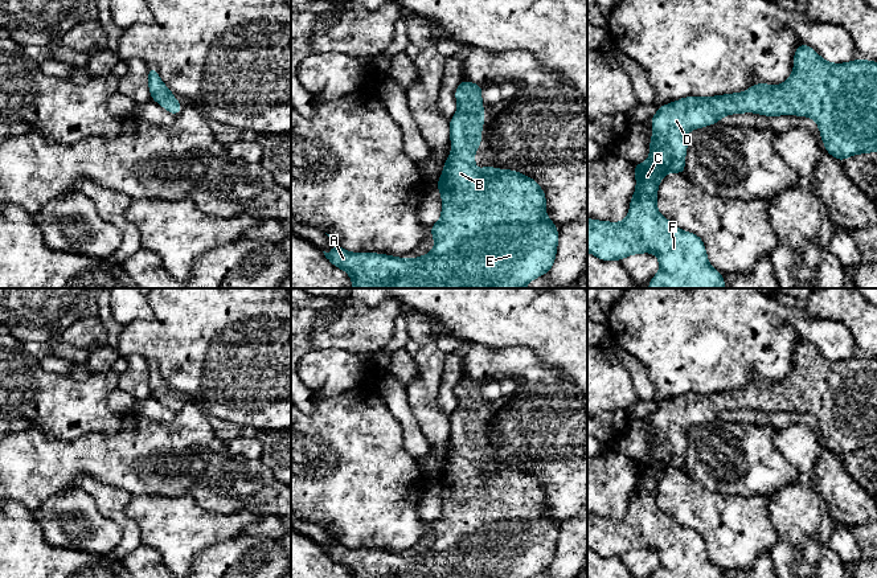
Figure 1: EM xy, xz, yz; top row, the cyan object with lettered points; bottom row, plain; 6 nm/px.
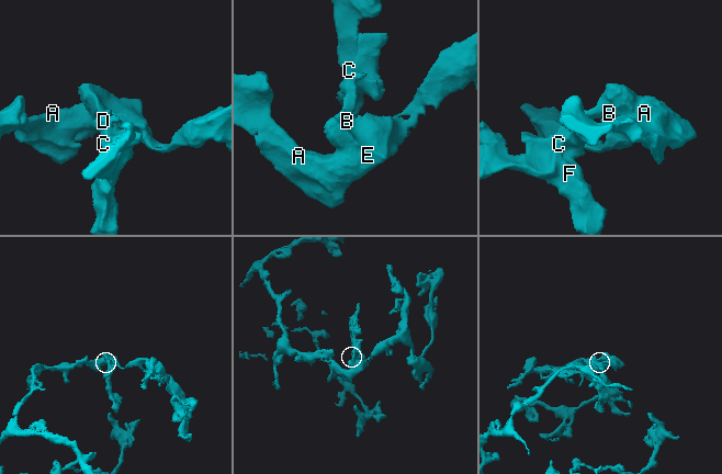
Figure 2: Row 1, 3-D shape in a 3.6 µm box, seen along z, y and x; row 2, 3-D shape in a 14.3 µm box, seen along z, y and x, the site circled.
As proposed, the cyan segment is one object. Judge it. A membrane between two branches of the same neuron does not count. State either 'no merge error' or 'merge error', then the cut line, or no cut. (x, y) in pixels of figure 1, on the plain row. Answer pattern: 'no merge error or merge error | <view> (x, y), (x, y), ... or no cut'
no merge error | no cut

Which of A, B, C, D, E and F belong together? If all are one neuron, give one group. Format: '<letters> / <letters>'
A B C D E F

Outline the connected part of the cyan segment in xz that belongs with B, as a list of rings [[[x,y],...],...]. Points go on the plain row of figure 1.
[[[462,376],[462,378],[458,381],[456,386],[455,386],[455,395],[458,398],[458,407],[456,410],[450,415],[450,438],[452,439],[454,444],[451,446],[450,451],[448,451],[448,455],[447,458],[444,459],[443,462],[443,468],[442,468],[442,472],[439,475],[439,477],[437,479],[437,484],[440,487],[442,489],[442,513],[440,516],[434,520],[431,524],[430,524],[430,528],[431,528],[431,532],[434,533],[435,536],[435,542],[433,545],[433,548],[430,550],[426,550],[426,552],[422,552],[422,553],[417,553],[414,556],[403,556],[403,554],[398,554],[398,553],[392,553],[392,552],[386,552],[386,550],[376,550],[376,549],[348,549],[345,548],[344,545],[341,545],[337,540],[337,537],[327,530],[328,533],[331,533],[333,537],[335,537],[335,542],[333,545],[329,548],[329,549],[324,549],[325,554],[336,563],[347,567],[352,575],[352,578],[530,578],[544,570],[548,570],[549,566],[552,565],[553,559],[554,559],[554,554],[557,552],[557,541],[558,541],[558,525],[554,522],[553,517],[548,513],[548,511],[544,508],[544,504],[546,501],[546,492],[544,489],[544,487],[540,484],[538,479],[517,467],[511,467],[511,466],[497,466],[495,463],[495,460],[487,460],[481,467],[476,467],[475,466],[475,450],[474,447],[475,446],[479,446],[480,444],[480,438],[481,438],[481,423],[484,422],[484,406],[483,406],[483,397],[481,397],[481,385],[483,382],[481,381],[476,381],[476,380],[472,380],[472,378],[468,378],[468,377],[464,377]]]

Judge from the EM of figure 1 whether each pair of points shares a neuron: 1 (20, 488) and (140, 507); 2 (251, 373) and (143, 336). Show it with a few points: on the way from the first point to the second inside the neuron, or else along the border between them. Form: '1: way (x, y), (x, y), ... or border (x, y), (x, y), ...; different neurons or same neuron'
1: border (132, 495), (164, 496); different neurons
2: way (225, 347), (217, 339), (169, 339); same neuron

